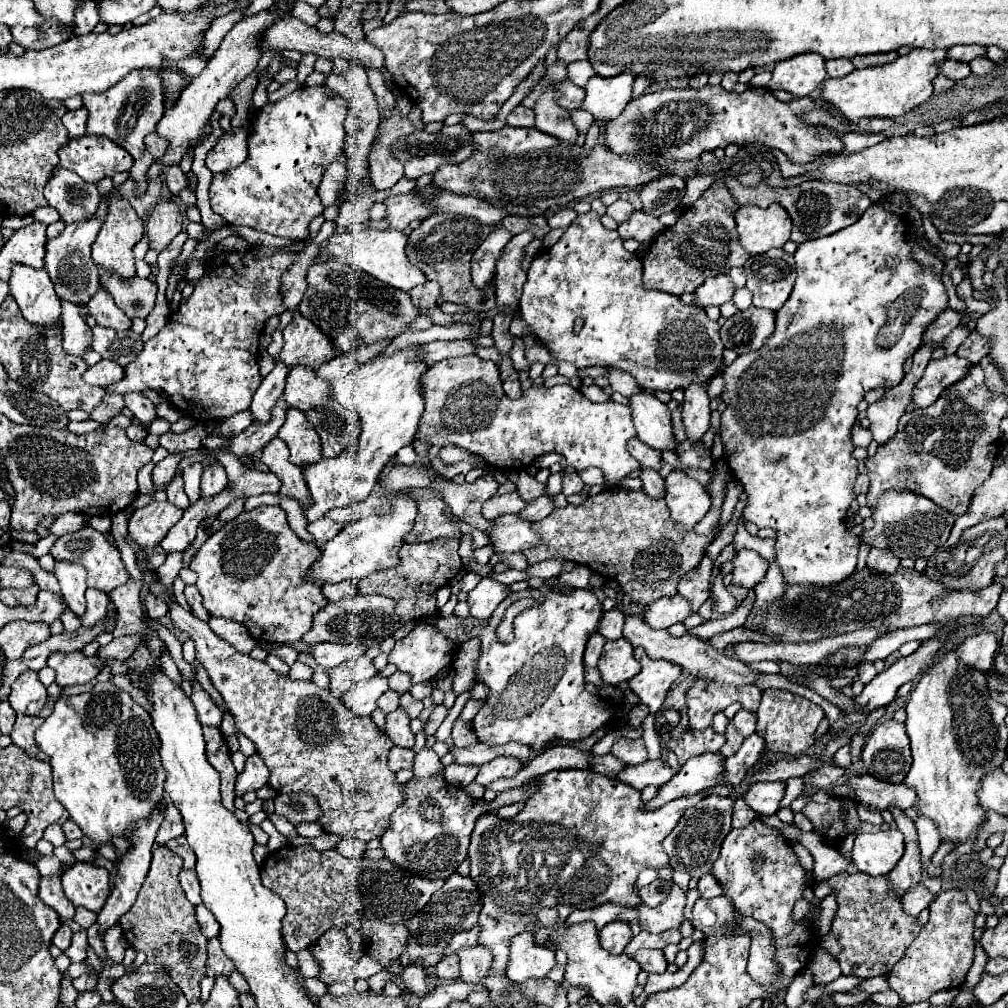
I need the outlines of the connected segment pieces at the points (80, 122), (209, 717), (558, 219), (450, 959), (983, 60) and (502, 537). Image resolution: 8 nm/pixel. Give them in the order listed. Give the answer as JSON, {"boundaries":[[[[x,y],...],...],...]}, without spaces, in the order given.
{"boundaries":[[[[75,109],[75,111],[67,111],[63,115],[63,125],[69,131],[69,137],[81,137],[85,135],[85,121],[87,121],[87,109]]],[[[193,683],[193,693],[191,693],[191,701],[197,709],[197,717],[201,725],[209,725],[209,727],[221,727],[221,719],[223,713],[217,709],[217,705],[211,701],[211,697],[201,689],[199,683]]],[[[559,209],[553,215],[549,215],[549,225],[551,225],[551,229],[557,229],[557,227],[567,229],[575,217],[577,217],[577,213],[573,209]]],[[[445,955],[437,965],[435,965],[435,975],[441,979],[459,979],[459,959],[457,955]]],[[[979,57],[969,62],[971,71],[976,76],[983,76],[993,69],[993,61],[989,57]]],[[[501,515],[495,519],[495,531],[489,535],[497,553],[505,551],[525,551],[539,545],[539,533],[533,531],[531,521],[519,515]]]]}

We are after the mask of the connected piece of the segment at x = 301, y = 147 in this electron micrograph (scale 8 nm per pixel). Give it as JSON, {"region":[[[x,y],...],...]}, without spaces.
{"region":[[[327,85],[319,87],[299,87],[287,97],[279,99],[275,105],[265,105],[263,111],[255,113],[255,131],[249,133],[247,145],[249,155],[239,167],[213,175],[209,189],[211,207],[217,215],[233,225],[247,225],[271,235],[287,239],[309,239],[309,223],[323,213],[323,203],[317,195],[319,183],[329,167],[345,153],[345,119],[349,115],[349,101],[335,95]]]}

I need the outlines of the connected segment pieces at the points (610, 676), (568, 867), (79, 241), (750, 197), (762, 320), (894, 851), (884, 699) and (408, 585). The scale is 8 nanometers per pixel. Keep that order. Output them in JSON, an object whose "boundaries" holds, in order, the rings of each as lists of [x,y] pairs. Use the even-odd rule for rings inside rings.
{"boundaries":[[[[623,637],[607,641],[599,659],[599,673],[607,685],[619,685],[639,673],[639,663],[633,659],[631,643],[627,643]]],[[[565,769],[541,775],[539,793],[531,797],[523,811],[515,817],[501,819],[493,813],[481,813],[471,833],[469,877],[475,879],[475,885],[483,895],[483,909],[479,915],[479,943],[489,947],[493,953],[491,971],[507,971],[511,939],[523,931],[529,931],[527,925],[535,923],[539,909],[555,909],[559,913],[559,925],[573,913],[573,909],[593,909],[603,903],[637,907],[639,897],[635,895],[633,887],[639,871],[647,867],[659,869],[669,865],[669,857],[661,843],[665,835],[673,831],[683,811],[687,807],[695,807],[695,803],[699,803],[703,797],[707,797],[707,793],[671,801],[657,811],[641,811],[641,793],[621,783],[619,779],[607,779],[595,771]]],[[[103,197],[97,207],[97,213],[89,221],[71,223],[63,229],[61,235],[47,241],[45,269],[49,271],[49,277],[55,283],[55,291],[61,299],[67,299],[71,303],[87,303],[99,285],[99,271],[91,259],[91,245],[95,241],[95,235],[99,233],[99,227],[103,225],[107,203],[109,203],[109,197]]],[[[733,177],[727,181],[727,187],[739,205],[771,205],[771,203],[783,205],[793,221],[791,241],[795,241],[797,245],[805,243],[809,239],[833,235],[833,233],[853,225],[865,213],[865,209],[871,205],[871,199],[865,193],[861,193],[859,189],[855,189],[851,185],[831,183],[831,181],[811,181],[811,183],[801,183],[797,187],[787,187],[787,189],[771,189],[769,185],[761,183],[759,187],[751,189],[751,187],[743,187]]],[[[751,305],[745,311],[737,311],[723,323],[721,339],[727,349],[733,349],[741,355],[761,349],[765,345],[765,339],[773,335],[773,329],[775,313]]],[[[891,827],[877,833],[859,833],[853,845],[853,863],[867,875],[887,875],[903,857],[903,835]]],[[[943,639],[925,641],[913,655],[901,657],[897,663],[893,663],[883,673],[879,673],[869,685],[865,685],[863,693],[855,697],[855,701],[861,705],[865,713],[871,713],[879,707],[887,707],[895,699],[897,689],[903,683],[913,681],[925,667],[931,665],[931,659],[941,649],[941,645]]],[[[435,539],[429,543],[405,543],[401,547],[401,563],[395,567],[375,571],[367,575],[365,579],[359,579],[357,589],[363,595],[385,595],[395,599],[395,611],[399,611],[400,623],[404,626],[415,619],[413,611],[417,607],[417,591],[421,585],[435,585],[435,587],[445,587],[455,579],[455,575],[461,569],[461,559],[459,559],[459,539]]]]}

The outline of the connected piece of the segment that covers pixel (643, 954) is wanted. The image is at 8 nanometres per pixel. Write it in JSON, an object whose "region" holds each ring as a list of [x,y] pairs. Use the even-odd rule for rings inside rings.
{"region":[[[639,949],[639,951],[635,951],[633,959],[641,965],[641,969],[645,973],[665,973],[667,961],[663,957],[663,951],[657,951],[657,949]]]}

